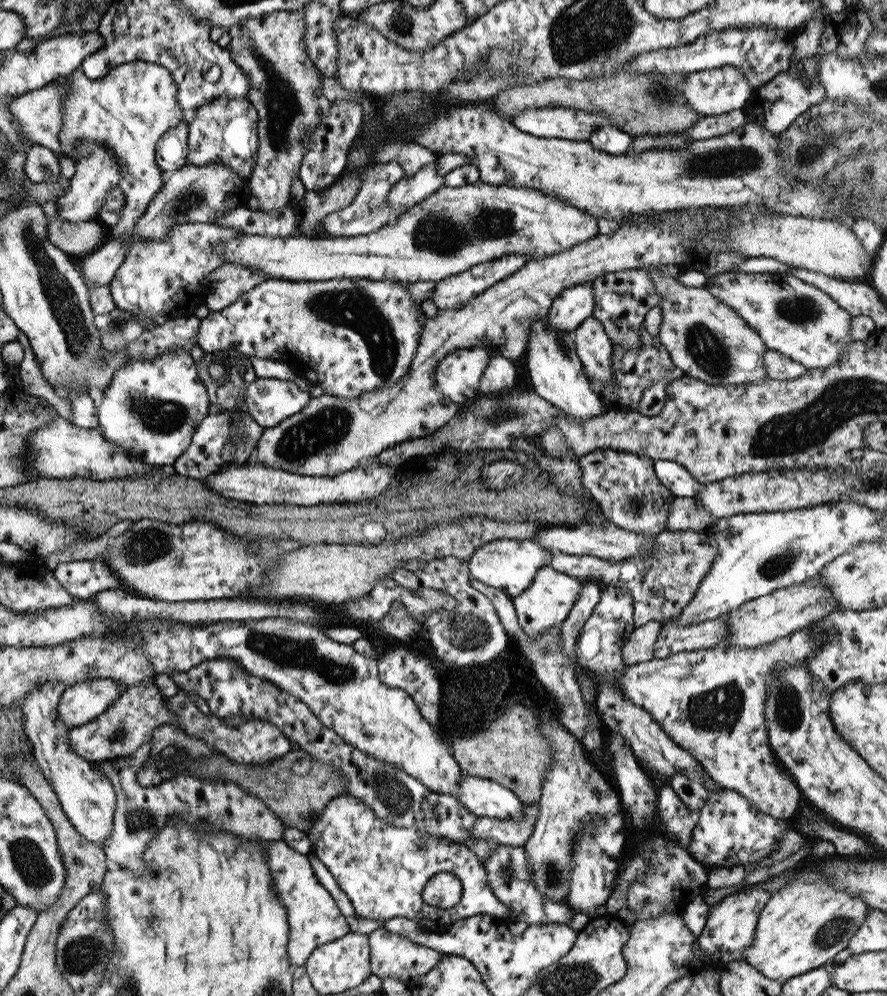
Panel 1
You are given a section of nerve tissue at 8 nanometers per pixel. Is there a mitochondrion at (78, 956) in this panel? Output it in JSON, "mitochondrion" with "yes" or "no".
{"mitochondrion":"yes"}

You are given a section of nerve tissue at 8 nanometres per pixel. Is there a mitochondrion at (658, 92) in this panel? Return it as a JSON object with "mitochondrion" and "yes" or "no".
{"mitochondrion":"yes"}

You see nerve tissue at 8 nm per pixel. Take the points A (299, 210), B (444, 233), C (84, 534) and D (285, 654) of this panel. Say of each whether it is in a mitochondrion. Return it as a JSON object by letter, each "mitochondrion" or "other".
{"A":"other","B":"mitochondrion","C":"other","D":"mitochondrion"}

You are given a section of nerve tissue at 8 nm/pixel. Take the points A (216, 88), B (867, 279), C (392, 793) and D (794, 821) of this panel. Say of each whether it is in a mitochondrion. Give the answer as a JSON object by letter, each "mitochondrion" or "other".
{"A":"other","B":"other","C":"mitochondrion","D":"other"}

